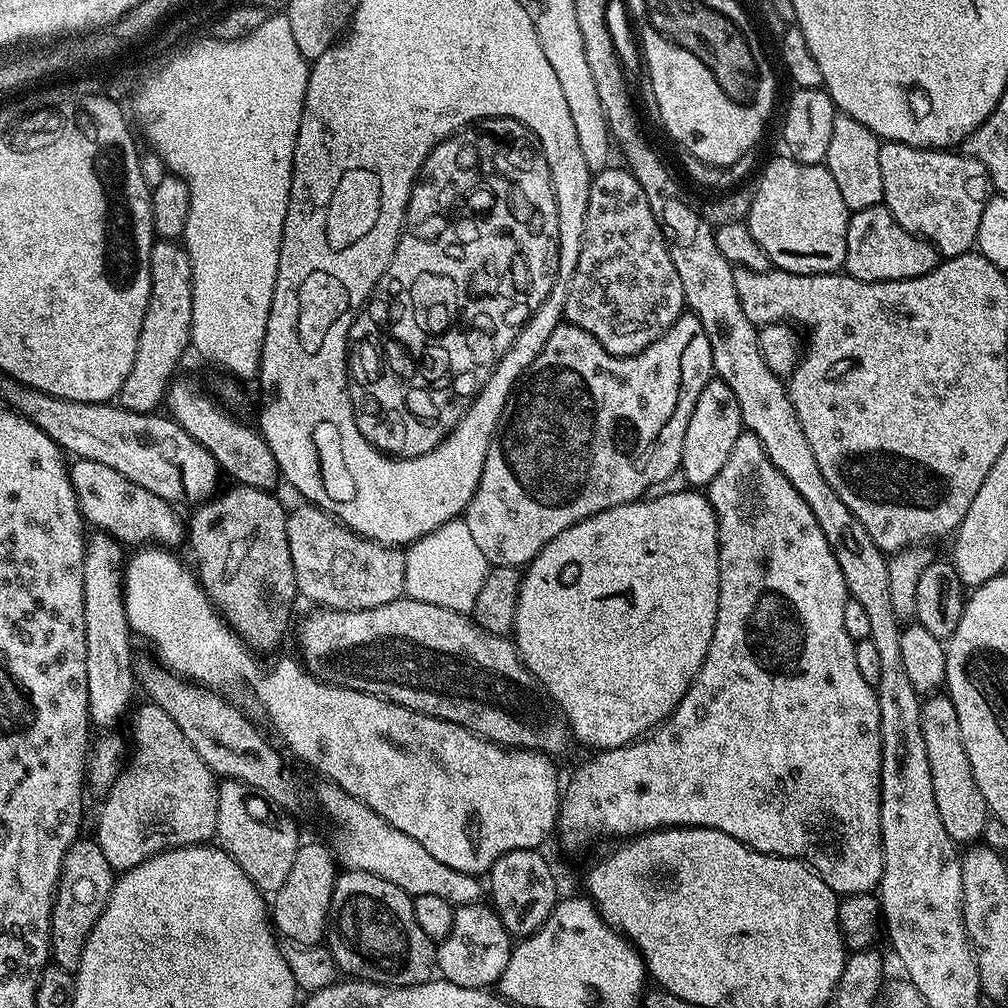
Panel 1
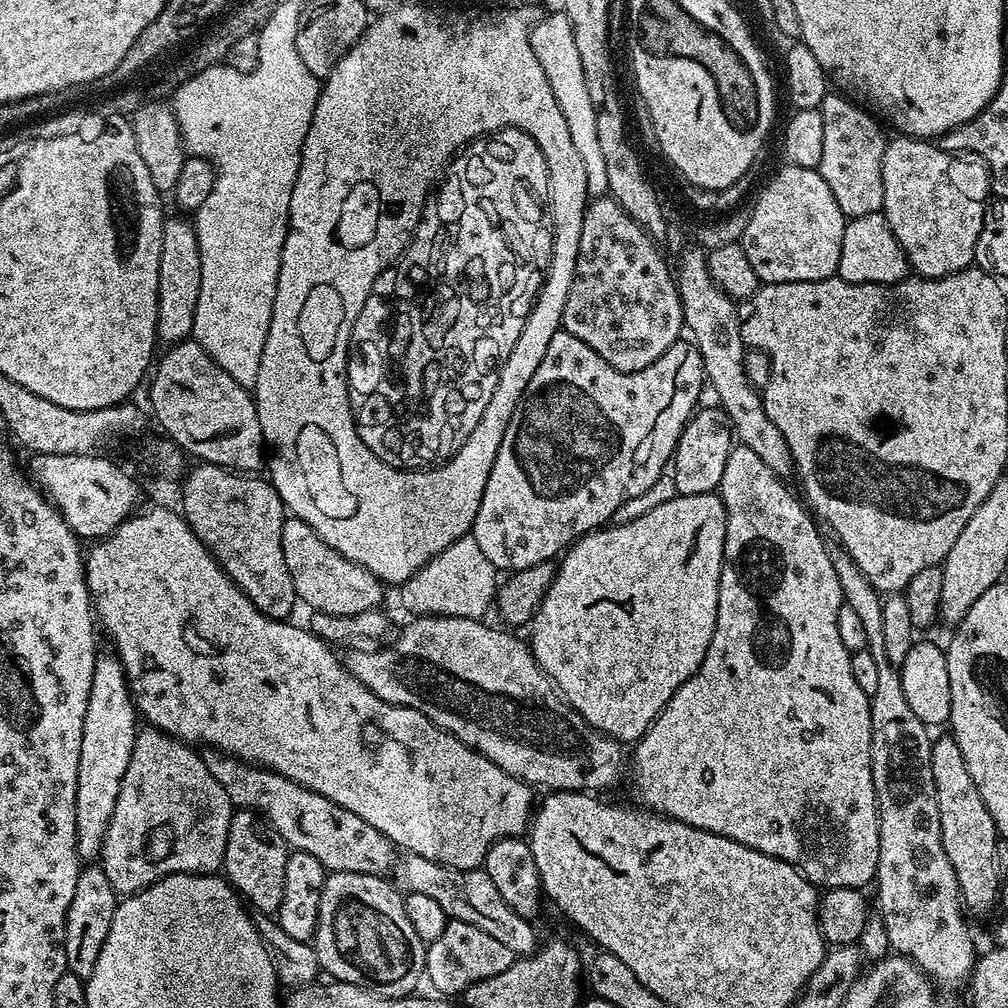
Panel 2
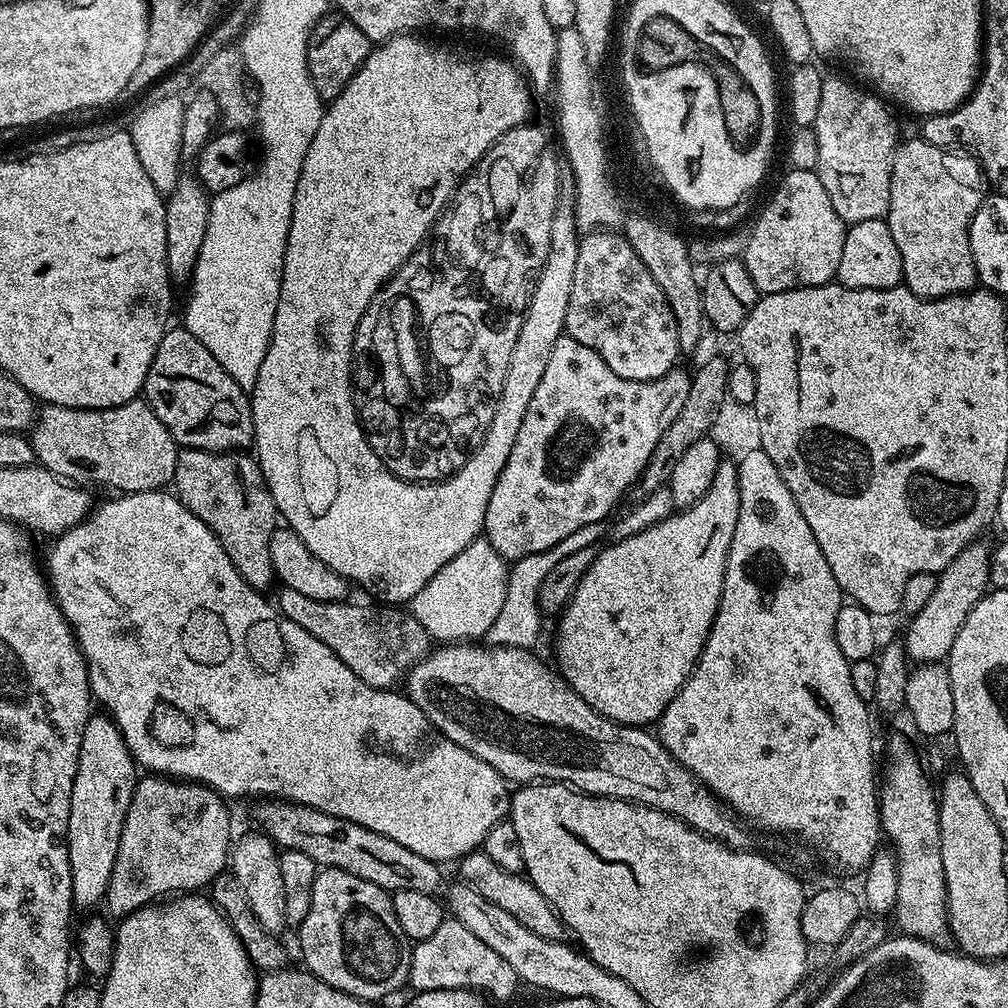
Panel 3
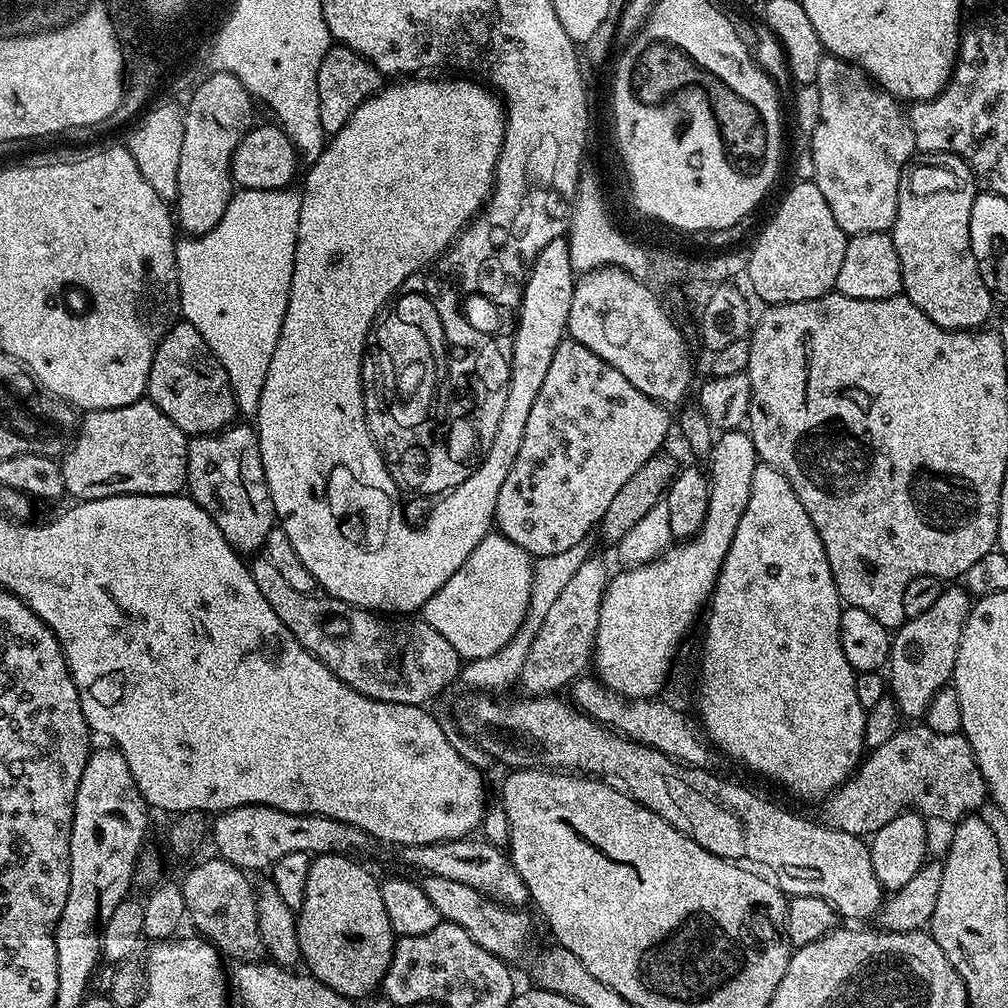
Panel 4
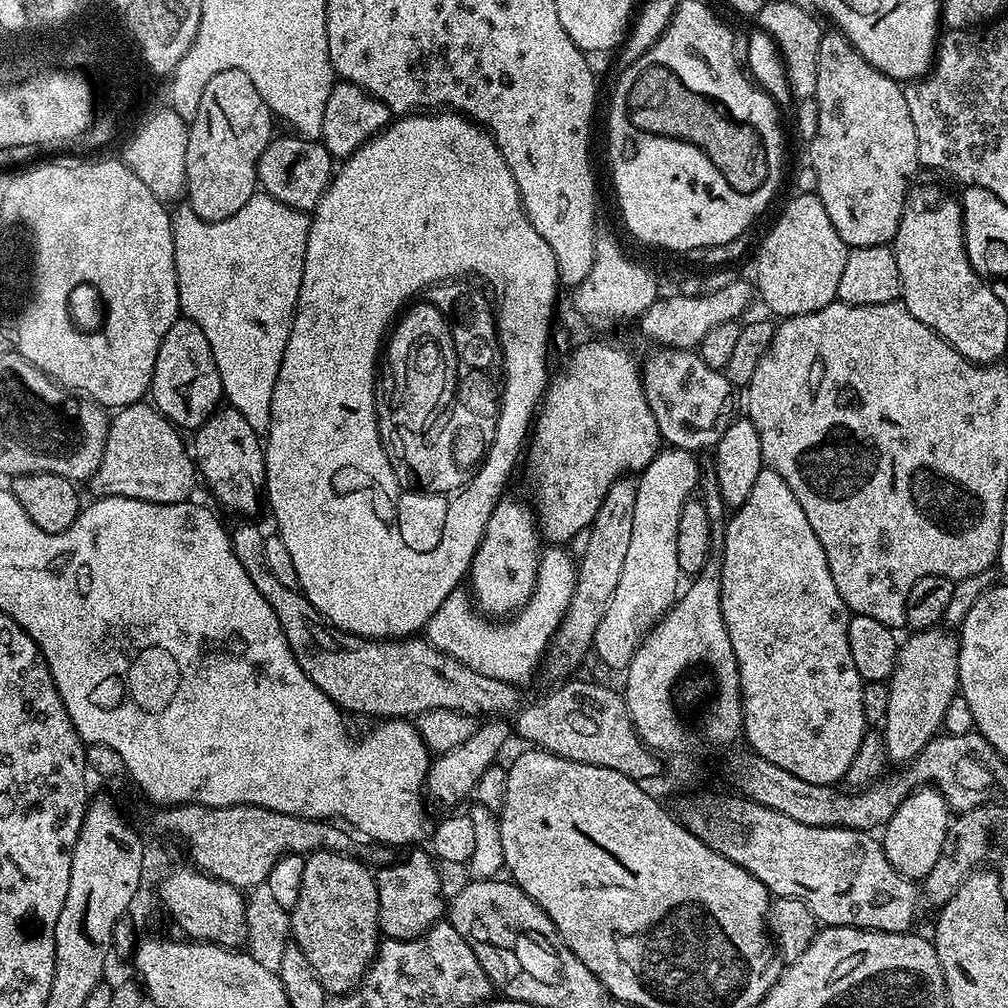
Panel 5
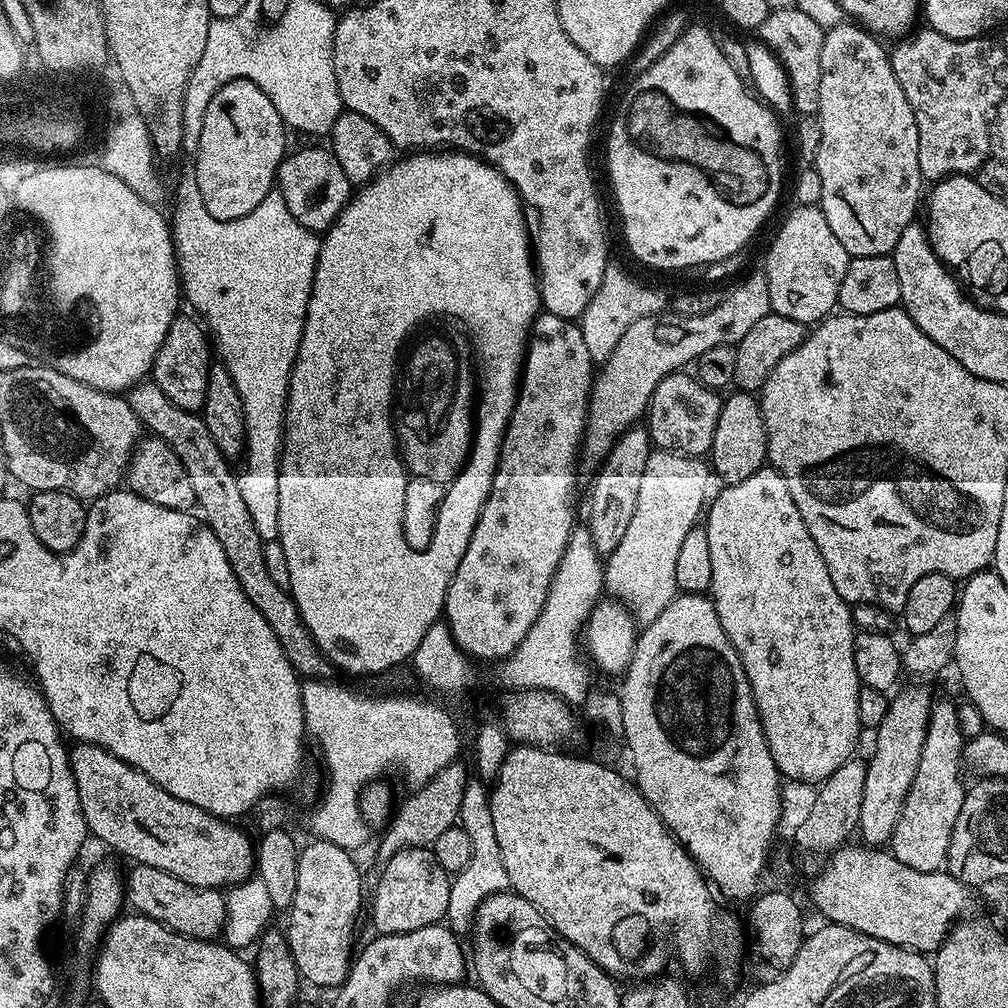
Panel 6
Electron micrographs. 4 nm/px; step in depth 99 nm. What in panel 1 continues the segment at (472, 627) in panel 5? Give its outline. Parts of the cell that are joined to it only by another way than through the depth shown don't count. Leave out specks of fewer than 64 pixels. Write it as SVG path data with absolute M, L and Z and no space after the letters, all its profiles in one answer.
M462 518L446 522L438 530L407 545L404 565L404 596L407 599L430 602L430 606L442 606L446 610L465 614L471 613L490 571L486 554L478 550L474 537L470 534L470 526Z

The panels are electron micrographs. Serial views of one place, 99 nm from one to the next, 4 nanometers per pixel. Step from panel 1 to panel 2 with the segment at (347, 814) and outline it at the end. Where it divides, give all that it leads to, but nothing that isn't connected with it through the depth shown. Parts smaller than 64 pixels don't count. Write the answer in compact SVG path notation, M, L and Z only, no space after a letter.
M408 854L399 861L399 872L398 884L401 889L427 894L429 898L436 899L438 906L442 906L442 910L446 910L451 919L470 922L470 926L486 930L486 934L498 938L498 942L502 942L502 946L506 946L514 954L531 954L536 951L538 939L536 940L536 932L532 929L533 925L514 914L514 910L510 910L510 906L502 902L498 886L494 886L490 874L486 874L483 867L458 870L454 866L434 862L430 858Z

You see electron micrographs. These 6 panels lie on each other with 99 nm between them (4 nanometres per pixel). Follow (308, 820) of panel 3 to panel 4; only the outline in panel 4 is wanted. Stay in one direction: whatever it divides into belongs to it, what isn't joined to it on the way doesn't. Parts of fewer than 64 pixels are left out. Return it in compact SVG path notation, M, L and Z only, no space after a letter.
M441 876L423 877L426 898L434 902L441 921L462 926L482 946L482 950L490 950L502 961L513 962L528 948L528 939L532 936L532 920L527 911L519 908L505 908L503 904L486 899L478 890L470 890L470 886L462 886L462 882L450 882L450 878Z

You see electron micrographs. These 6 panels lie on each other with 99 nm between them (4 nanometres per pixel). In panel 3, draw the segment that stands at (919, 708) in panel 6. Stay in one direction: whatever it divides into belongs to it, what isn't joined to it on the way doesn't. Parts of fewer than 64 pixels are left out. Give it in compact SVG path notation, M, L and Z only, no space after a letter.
M984 542L967 544L962 554L958 554L950 566L939 572L934 595L927 600L926 606L922 606L922 610L918 610L916 616L907 621L908 633L903 633L902 639L909 661L917 665L943 661L950 646L954 646L954 638L958 638L958 630L962 630L962 622L966 622L970 610L974 610L974 606L989 591L992 553L989 545L980 543Z

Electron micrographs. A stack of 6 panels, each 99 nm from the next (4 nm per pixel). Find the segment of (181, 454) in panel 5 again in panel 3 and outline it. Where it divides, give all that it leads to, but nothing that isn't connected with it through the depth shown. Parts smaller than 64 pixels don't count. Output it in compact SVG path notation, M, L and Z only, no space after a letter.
M140 398L126 402L117 408L67 408L66 406L58 406L57 404L44 404L39 409L36 423L30 432L30 439L39 467L49 468L53 474L59 476L65 482L71 482L77 486L93 486L92 484L97 484L100 488L113 488L113 493L116 494L155 492L157 490L167 489L172 484L174 466L178 462L178 445L176 439L168 433L166 426L162 422L162 418L158 418L158 414L154 414L152 407Z

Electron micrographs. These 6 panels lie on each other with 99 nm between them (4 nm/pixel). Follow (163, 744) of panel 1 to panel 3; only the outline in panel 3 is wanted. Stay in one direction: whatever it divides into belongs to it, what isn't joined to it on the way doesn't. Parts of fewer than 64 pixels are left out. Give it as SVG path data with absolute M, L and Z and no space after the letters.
M150 774L139 779L132 805L123 823L118 853L111 874L105 906L123 918L140 908L171 894L196 892L209 887L223 875L230 860L230 816L225 799L219 793L196 782L178 782Z

